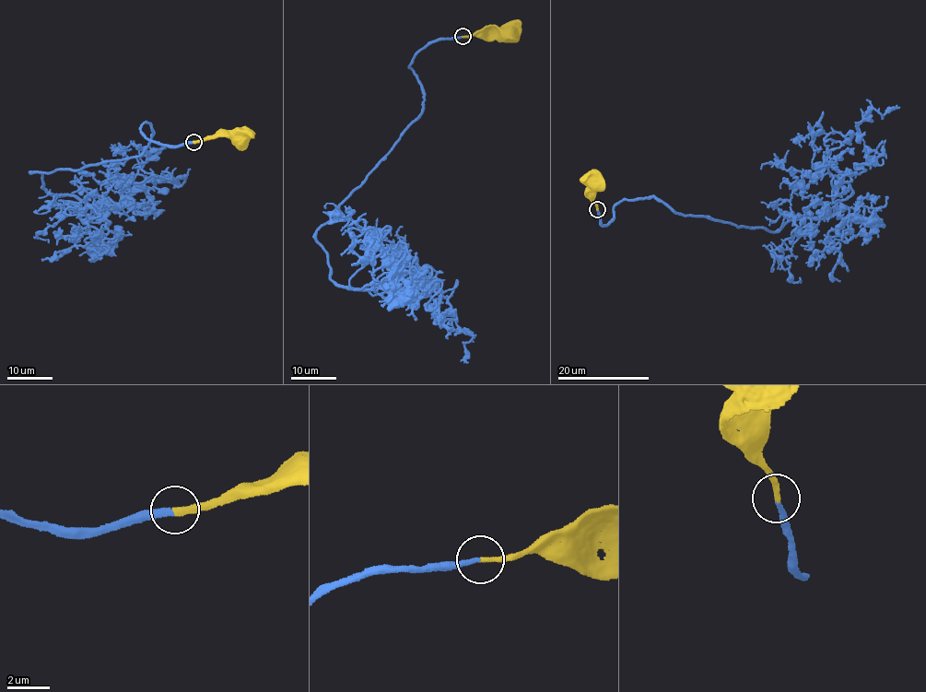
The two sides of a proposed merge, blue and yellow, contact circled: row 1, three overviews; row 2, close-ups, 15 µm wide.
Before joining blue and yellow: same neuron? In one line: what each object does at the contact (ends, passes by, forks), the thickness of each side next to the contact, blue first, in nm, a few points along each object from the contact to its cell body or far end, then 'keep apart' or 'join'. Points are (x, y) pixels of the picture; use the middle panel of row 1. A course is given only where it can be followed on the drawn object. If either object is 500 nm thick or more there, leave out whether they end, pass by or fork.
blue ends | yellow ends | 280/280 nm | blue via (462, 37), (415, 55), (423, 110), (316, 239), (343, 287), (457, 281), (468, 363) | yellow via (462, 37), (487, 29), (509, 29), (511, 35) | join

